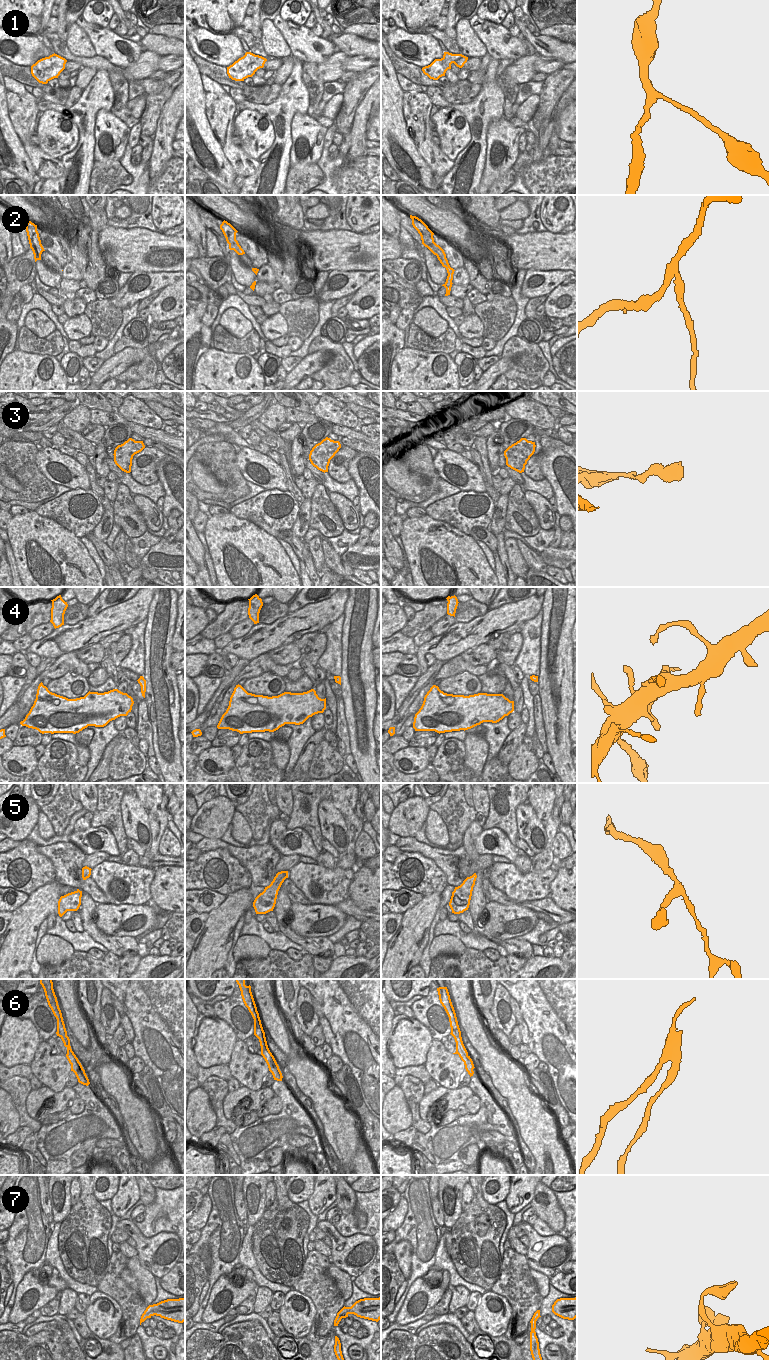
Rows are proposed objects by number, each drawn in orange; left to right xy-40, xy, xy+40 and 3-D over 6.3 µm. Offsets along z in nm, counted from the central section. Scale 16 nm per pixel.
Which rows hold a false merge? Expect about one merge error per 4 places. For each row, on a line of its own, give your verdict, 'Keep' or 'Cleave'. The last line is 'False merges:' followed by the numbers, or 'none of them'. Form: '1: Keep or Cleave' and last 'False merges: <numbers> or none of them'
1: Keep
2: Cleave
3: Cleave
4: Keep
5: Keep
6: Cleave
7: Keep
False merges: 2, 3, 6.

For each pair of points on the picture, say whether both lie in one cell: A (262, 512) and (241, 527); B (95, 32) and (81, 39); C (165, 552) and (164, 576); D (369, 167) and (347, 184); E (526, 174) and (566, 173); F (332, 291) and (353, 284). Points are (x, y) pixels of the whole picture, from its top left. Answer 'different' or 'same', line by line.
A: different
B: different
C: different
D: same
E: same
F: same

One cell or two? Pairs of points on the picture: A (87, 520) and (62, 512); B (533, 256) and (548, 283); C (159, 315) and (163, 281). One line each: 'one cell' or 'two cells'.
A: one cell
B: two cells
C: two cells

